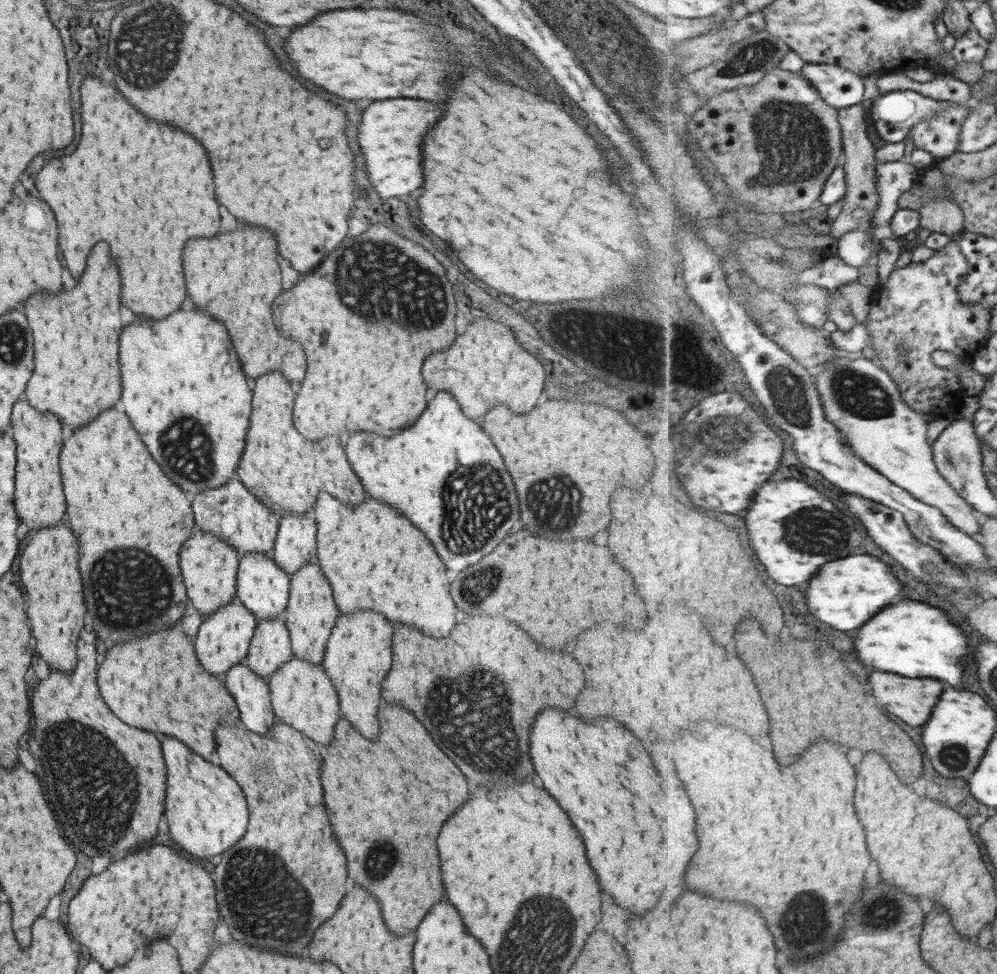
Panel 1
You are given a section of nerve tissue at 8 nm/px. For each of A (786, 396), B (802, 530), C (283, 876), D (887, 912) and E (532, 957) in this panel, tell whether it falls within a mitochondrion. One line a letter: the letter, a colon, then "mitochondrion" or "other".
A: mitochondrion
B: mitochondrion
C: mitochondrion
D: mitochondrion
E: mitochondrion

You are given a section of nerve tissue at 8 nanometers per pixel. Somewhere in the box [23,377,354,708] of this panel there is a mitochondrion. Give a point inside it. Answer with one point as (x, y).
(142, 598)

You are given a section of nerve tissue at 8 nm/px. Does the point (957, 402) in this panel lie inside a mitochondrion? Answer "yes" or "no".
no

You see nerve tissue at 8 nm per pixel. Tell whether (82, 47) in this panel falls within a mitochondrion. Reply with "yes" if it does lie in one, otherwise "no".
no

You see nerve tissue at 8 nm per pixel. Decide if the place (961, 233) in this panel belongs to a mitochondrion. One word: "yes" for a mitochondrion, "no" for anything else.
no

